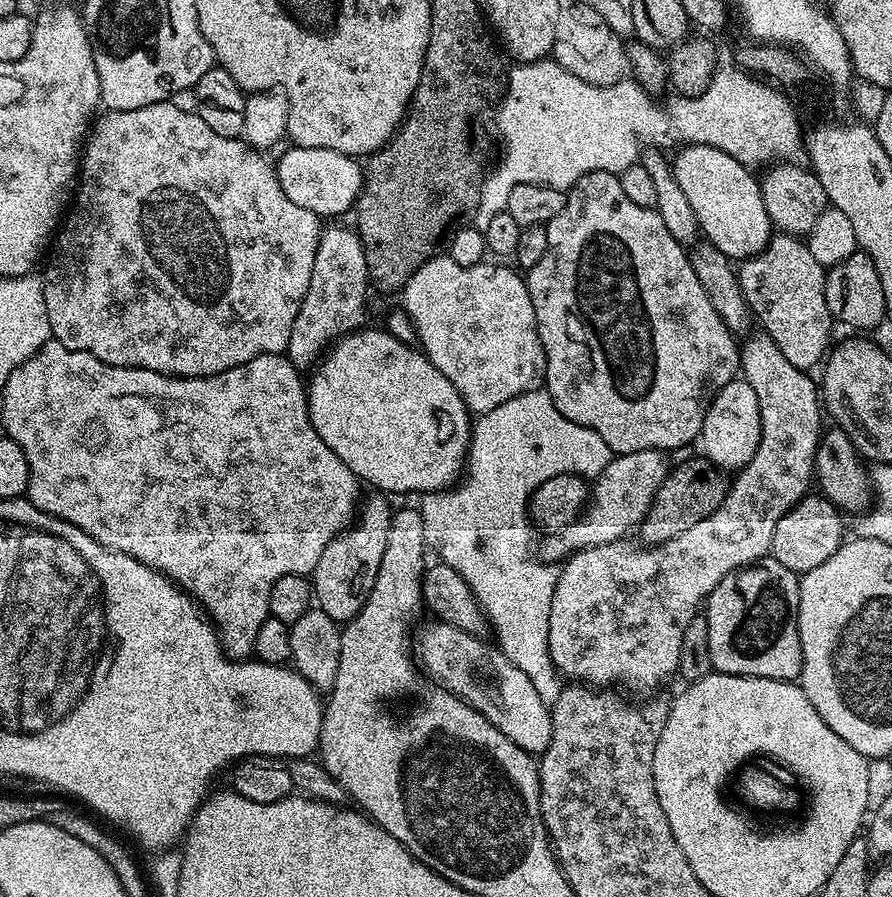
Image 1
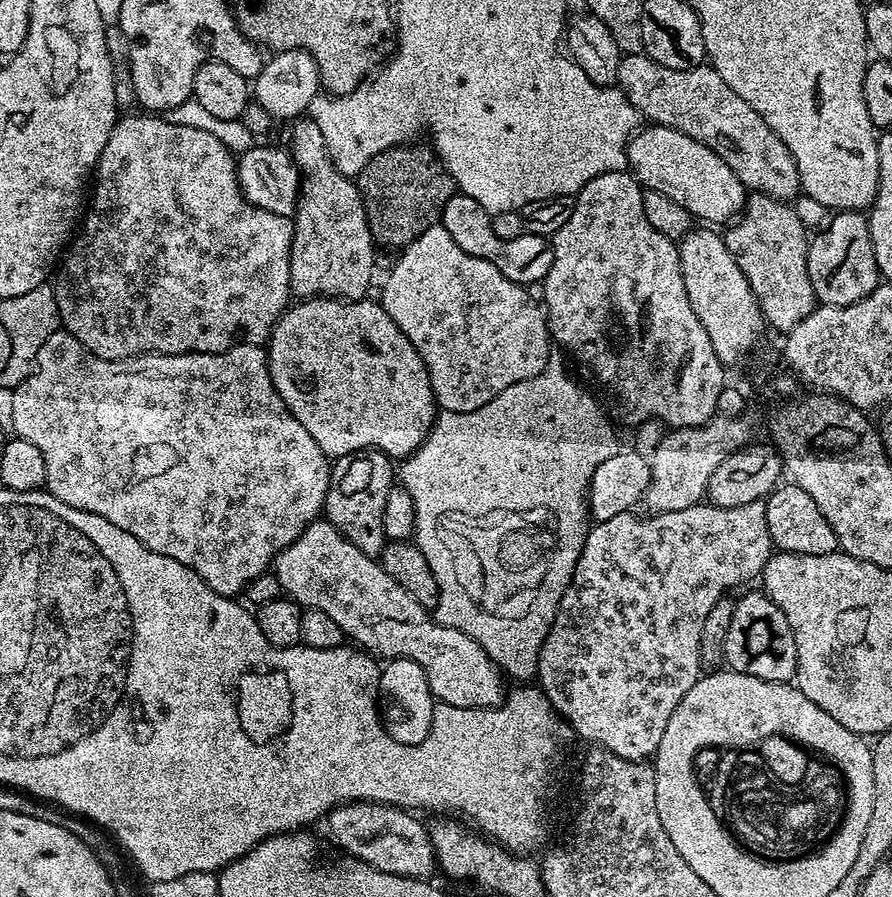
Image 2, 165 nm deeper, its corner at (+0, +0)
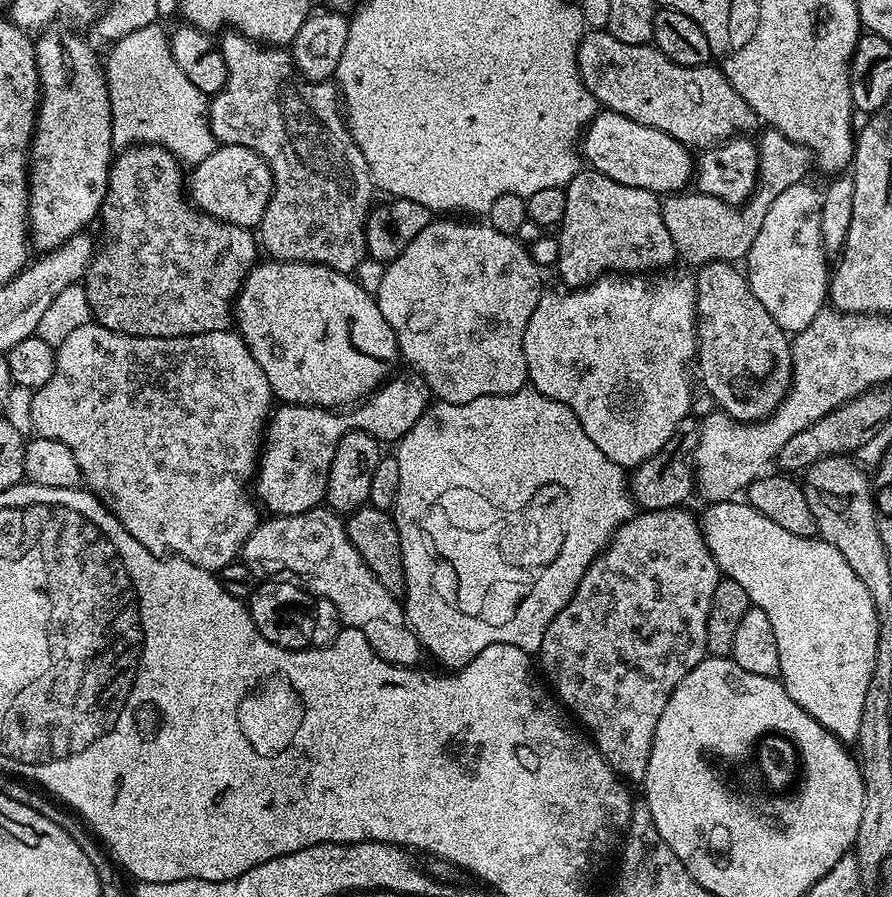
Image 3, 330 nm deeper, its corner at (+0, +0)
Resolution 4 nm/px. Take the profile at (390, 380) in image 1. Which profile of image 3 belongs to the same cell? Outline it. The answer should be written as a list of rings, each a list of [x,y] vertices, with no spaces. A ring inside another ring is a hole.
[[[271,258],[265,261],[248,273],[236,295],[234,324],[250,354],[254,354],[254,362],[262,366],[262,374],[266,374],[277,401],[344,410],[371,396],[397,371],[396,363],[401,363],[402,357],[394,330],[382,318],[375,295],[367,292],[359,279],[321,264]]]

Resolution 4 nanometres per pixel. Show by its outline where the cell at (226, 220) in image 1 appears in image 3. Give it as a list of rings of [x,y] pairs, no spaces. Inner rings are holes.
[[[133,144],[121,151],[119,155],[112,161],[111,168],[108,169],[108,193],[106,198],[102,202],[100,207],[100,215],[98,217],[99,223],[104,223],[104,241],[99,241],[98,247],[95,249],[92,260],[88,264],[88,268],[84,271],[84,278],[82,281],[82,287],[86,294],[86,302],[90,306],[92,311],[92,320],[95,323],[106,326],[110,330],[120,332],[123,336],[197,336],[198,334],[210,334],[214,330],[222,330],[223,332],[229,331],[230,325],[234,320],[234,305],[236,302],[236,295],[240,292],[240,287],[244,284],[244,279],[248,277],[248,273],[256,267],[258,263],[258,257],[256,257],[256,248],[258,252],[258,240],[255,235],[249,229],[242,226],[234,226],[233,224],[227,224],[222,222],[218,218],[214,218],[210,214],[201,212],[199,208],[193,206],[186,195],[186,172],[182,167],[179,160],[176,159],[176,155],[173,152],[168,152],[165,148],[159,148],[157,144]]]

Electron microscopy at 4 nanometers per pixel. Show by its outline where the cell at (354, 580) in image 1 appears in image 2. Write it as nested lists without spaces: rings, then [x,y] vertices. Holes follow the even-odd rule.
[[[366,448],[349,456],[335,457],[332,464],[332,485],[328,487],[323,515],[346,539],[358,546],[362,554],[376,558],[384,549],[386,537],[382,530],[382,514],[386,494],[394,483],[394,464],[384,452]]]

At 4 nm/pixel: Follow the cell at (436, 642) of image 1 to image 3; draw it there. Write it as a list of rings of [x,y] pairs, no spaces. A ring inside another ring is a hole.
[[[321,506],[293,516],[272,516],[261,519],[256,529],[250,534],[250,538],[246,538],[239,559],[246,566],[250,566],[250,570],[254,570],[257,577],[269,580],[281,578],[290,580],[299,588],[307,588],[313,597],[334,602],[334,606],[338,606],[341,625],[362,630],[362,634],[366,634],[373,650],[386,662],[401,666],[412,666],[417,663],[418,641],[412,629],[402,619],[401,601],[392,596],[390,590],[386,590],[386,586],[378,582],[378,578],[374,578],[366,562],[362,562],[362,554],[354,550],[348,537],[345,521],[331,508]]]

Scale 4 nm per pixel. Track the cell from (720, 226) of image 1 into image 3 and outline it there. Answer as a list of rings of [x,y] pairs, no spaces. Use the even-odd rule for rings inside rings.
[[[607,110],[597,111],[596,117],[590,121],[587,128],[582,133],[582,156],[586,161],[587,167],[594,172],[606,174],[606,178],[614,178],[614,182],[622,182],[622,186],[634,186],[638,190],[646,190],[647,192],[655,192],[657,194],[679,194],[689,187],[694,180],[694,156],[688,145],[678,142],[670,134],[666,134],[662,130],[654,130],[654,126],[642,126],[642,122],[634,122],[634,118],[626,118],[617,112]]]

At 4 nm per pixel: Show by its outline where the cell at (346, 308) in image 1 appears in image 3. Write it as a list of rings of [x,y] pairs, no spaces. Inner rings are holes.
[[[231,30],[225,31],[219,37],[220,53],[226,58],[226,86],[211,97],[208,106],[208,117],[210,118],[210,130],[214,134],[217,145],[233,144],[234,146],[246,146],[253,148],[256,153],[268,163],[268,169],[272,172],[272,193],[268,199],[266,210],[262,214],[262,222],[258,229],[258,240],[268,251],[267,255],[274,260],[293,260],[303,264],[321,264],[330,270],[339,272],[355,273],[363,260],[368,256],[367,248],[367,222],[368,215],[374,208],[372,192],[374,193],[374,181],[370,170],[366,166],[366,158],[362,150],[358,150],[358,142],[354,142],[352,131],[348,128],[345,109],[342,107],[342,97],[335,83],[326,80],[308,80],[300,74],[295,64],[292,63],[291,51],[280,46],[265,46],[257,40],[250,40],[247,36]]]

